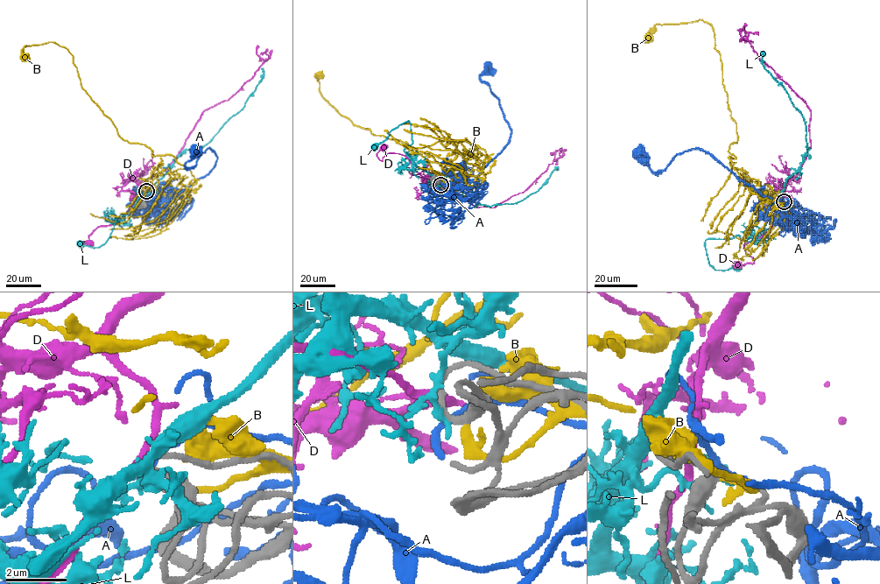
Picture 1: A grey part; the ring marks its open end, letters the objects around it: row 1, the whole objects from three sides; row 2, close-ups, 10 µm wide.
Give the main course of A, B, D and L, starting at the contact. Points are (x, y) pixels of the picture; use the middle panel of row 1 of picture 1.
A: (440, 185), (475, 179), (509, 140), (510, 128), (499, 99), (480, 77), (487, 70), (487, 66)
B: (441, 186), (478, 146), (444, 140), (414, 147), (374, 135), (322, 95), (320, 75)
D: (440, 184), (421, 176), (405, 156), (398, 153), (388, 153), (381, 161), (376, 153), (383, 146)
L: (440, 185), (440, 180), (418, 166), (404, 150), (412, 143), (408, 121), (392, 130), (375, 146)

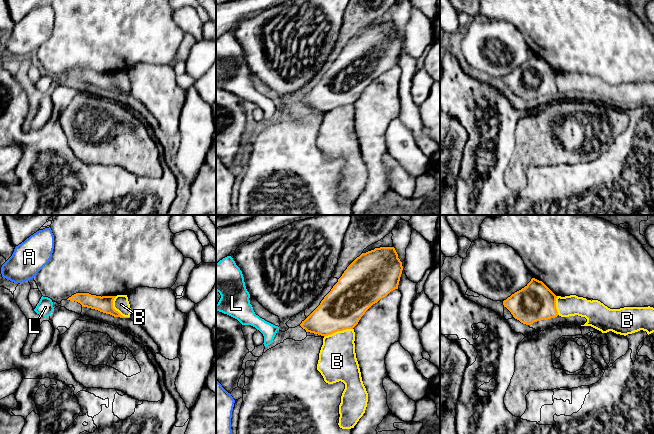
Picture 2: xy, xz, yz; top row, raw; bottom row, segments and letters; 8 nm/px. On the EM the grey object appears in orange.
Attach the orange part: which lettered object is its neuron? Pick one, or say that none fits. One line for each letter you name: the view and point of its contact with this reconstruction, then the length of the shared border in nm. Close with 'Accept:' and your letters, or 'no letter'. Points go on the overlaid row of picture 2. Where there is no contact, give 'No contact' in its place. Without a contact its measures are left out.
A: No contact
Accept: A

